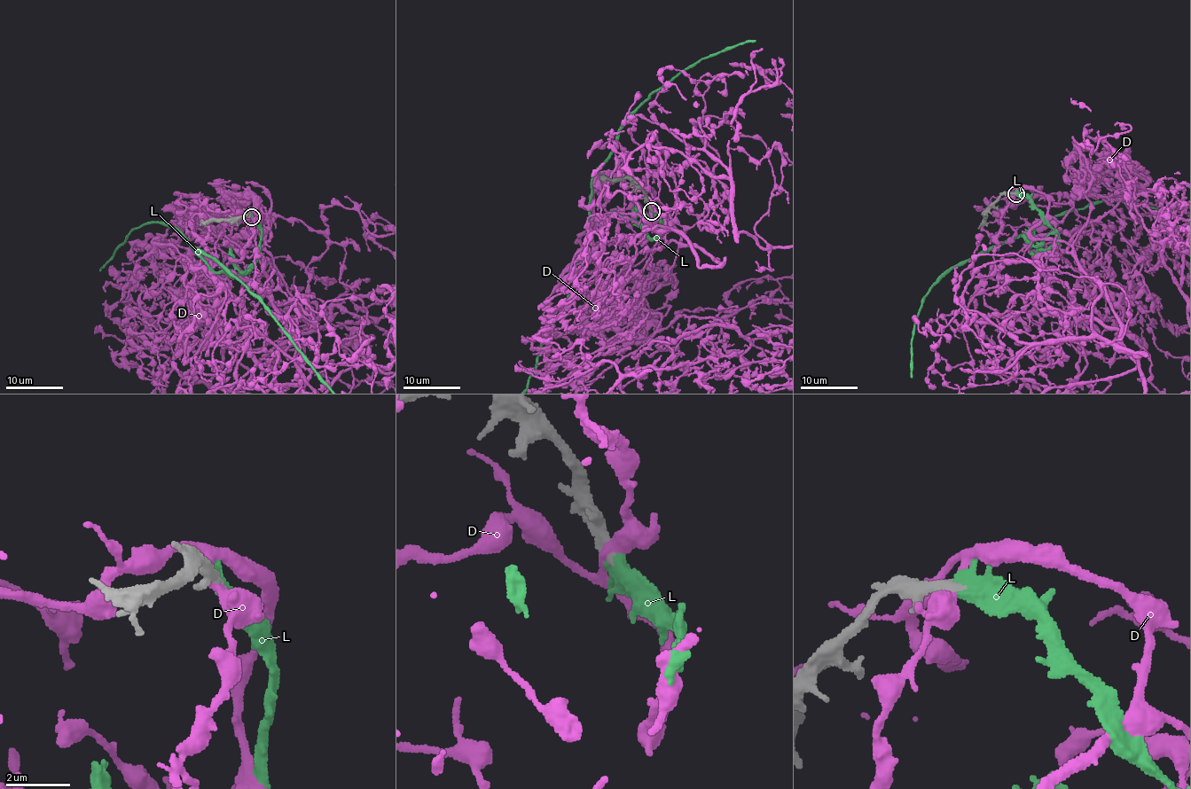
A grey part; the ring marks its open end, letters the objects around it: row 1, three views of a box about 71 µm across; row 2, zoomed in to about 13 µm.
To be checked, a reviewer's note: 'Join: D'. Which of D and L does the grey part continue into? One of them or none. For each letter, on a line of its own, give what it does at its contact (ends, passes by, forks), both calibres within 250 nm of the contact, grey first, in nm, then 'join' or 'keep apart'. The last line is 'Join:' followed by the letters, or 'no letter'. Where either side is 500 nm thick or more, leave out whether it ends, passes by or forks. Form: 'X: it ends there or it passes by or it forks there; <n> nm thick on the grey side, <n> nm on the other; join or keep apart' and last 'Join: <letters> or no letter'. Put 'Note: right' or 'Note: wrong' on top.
Note: wrong
D: it passes by; 440 nm thick on the grey side, 320 nm on the other; keep apart
L: it passes by; 400 nm thick on the grey side, 360 nm on the other; join
Join: L

